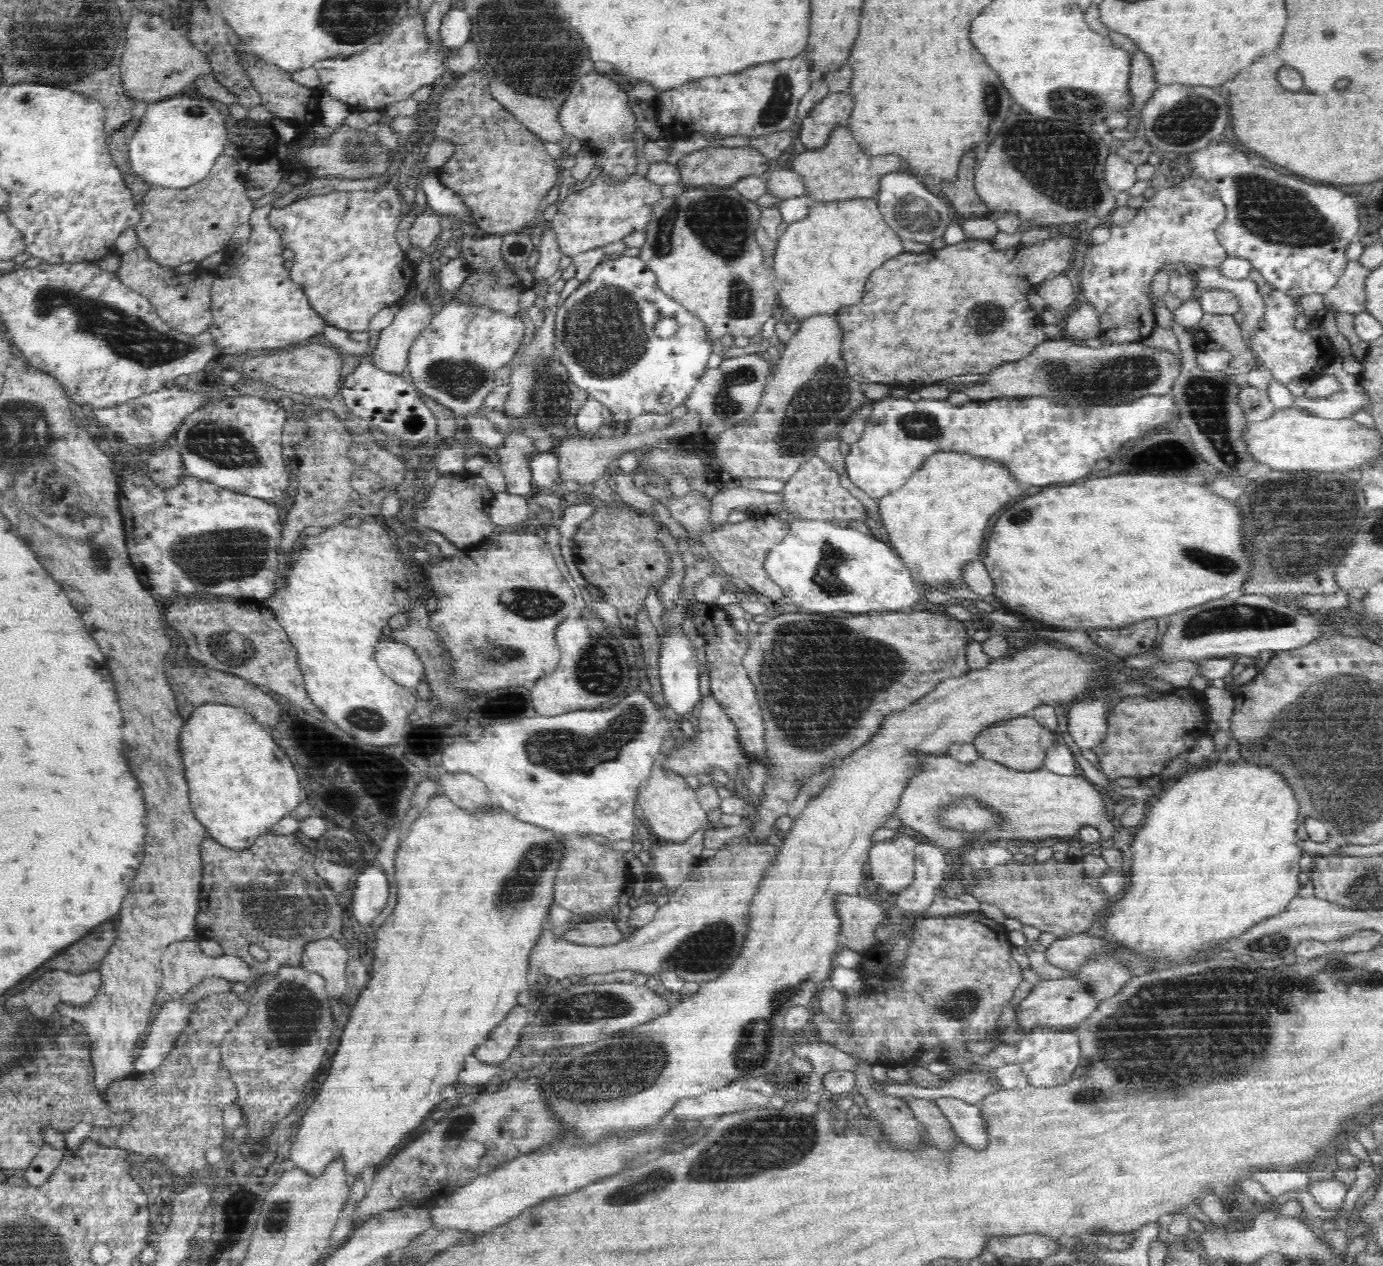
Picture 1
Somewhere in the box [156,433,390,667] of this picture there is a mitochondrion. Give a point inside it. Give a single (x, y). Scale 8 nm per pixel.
(213, 559)

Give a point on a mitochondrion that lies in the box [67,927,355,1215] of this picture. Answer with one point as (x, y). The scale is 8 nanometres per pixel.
(293, 1007)

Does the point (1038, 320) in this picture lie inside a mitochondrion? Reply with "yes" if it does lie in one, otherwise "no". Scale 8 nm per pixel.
no

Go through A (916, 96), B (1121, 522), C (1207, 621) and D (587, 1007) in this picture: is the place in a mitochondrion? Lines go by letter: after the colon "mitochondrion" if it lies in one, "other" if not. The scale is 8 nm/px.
A: other
B: other
C: mitochondrion
D: mitochondrion

